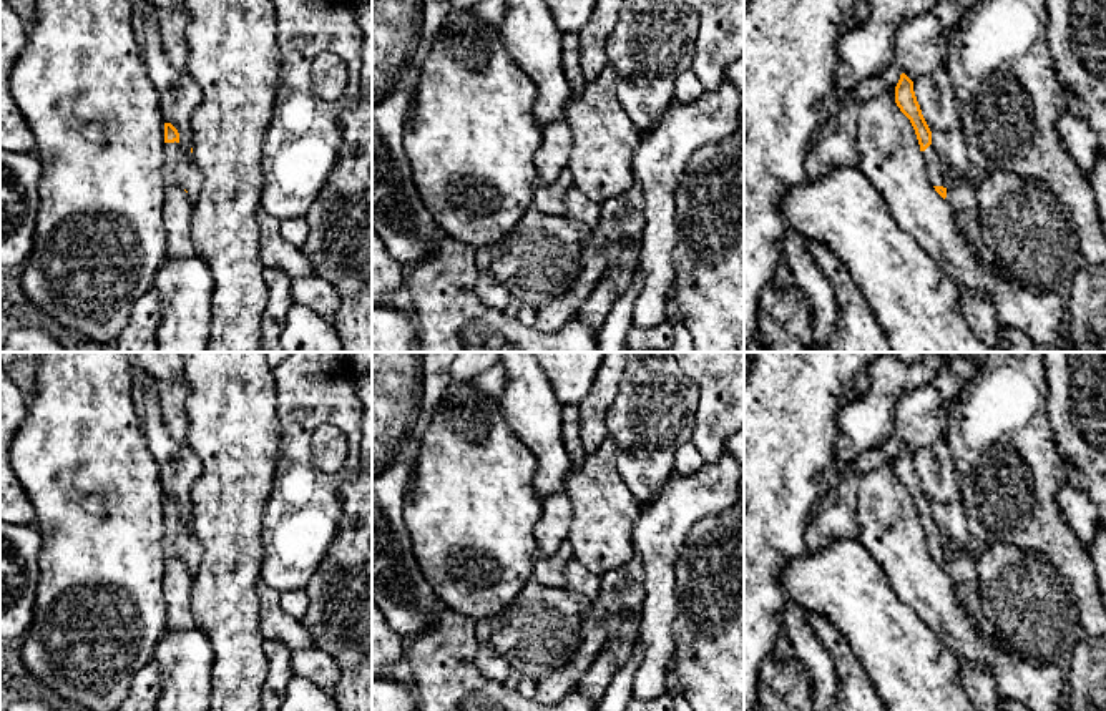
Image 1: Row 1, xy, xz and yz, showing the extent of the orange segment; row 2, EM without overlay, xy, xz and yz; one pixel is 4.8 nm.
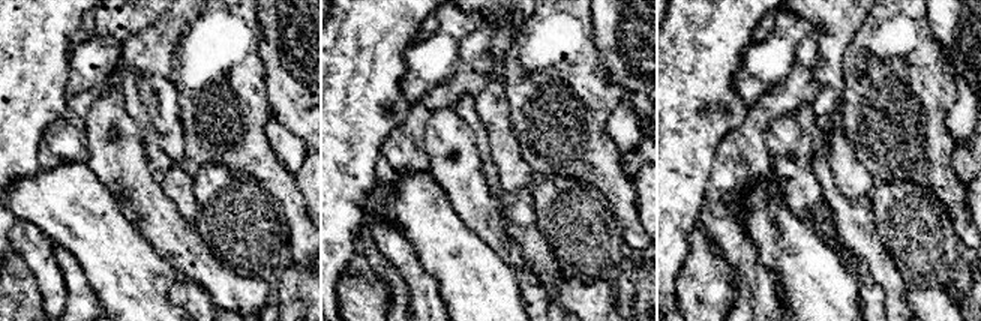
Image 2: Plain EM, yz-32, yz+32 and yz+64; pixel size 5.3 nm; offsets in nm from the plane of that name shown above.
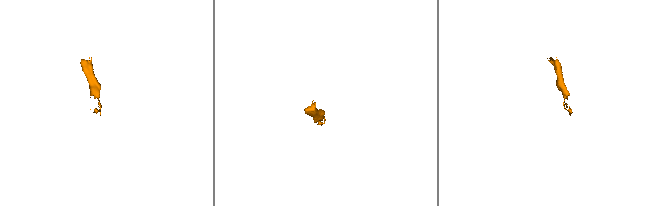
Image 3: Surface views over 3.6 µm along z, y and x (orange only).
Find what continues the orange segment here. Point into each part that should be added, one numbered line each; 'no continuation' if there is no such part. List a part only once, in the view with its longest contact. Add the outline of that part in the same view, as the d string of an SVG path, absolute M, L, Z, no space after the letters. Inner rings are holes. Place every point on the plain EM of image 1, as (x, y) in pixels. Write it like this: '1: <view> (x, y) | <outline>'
1: yz (962, 570) | M932 517L922 523L922 528L930 557L947 561L945 575L952 580L962 608L976 623L976 630L988 641L1000 646L996 631L980 603L980 576L976 573L975 555L960 553L952 558L947 552L947 542Z

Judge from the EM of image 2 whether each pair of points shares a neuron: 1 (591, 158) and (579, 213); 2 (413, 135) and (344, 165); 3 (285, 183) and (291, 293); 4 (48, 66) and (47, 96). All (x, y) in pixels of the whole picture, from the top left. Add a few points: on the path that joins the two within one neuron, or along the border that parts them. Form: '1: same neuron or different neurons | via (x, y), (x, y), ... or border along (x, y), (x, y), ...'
1: different neurons | border along (551, 174), (570, 176), (591, 183), (611, 206)
2: different neurons | border along (404, 122), (384, 138), (380, 153)
3: different neurons | border along (293, 258), (305, 264)
4: same neuron | via (47, 74), (47, 89)

